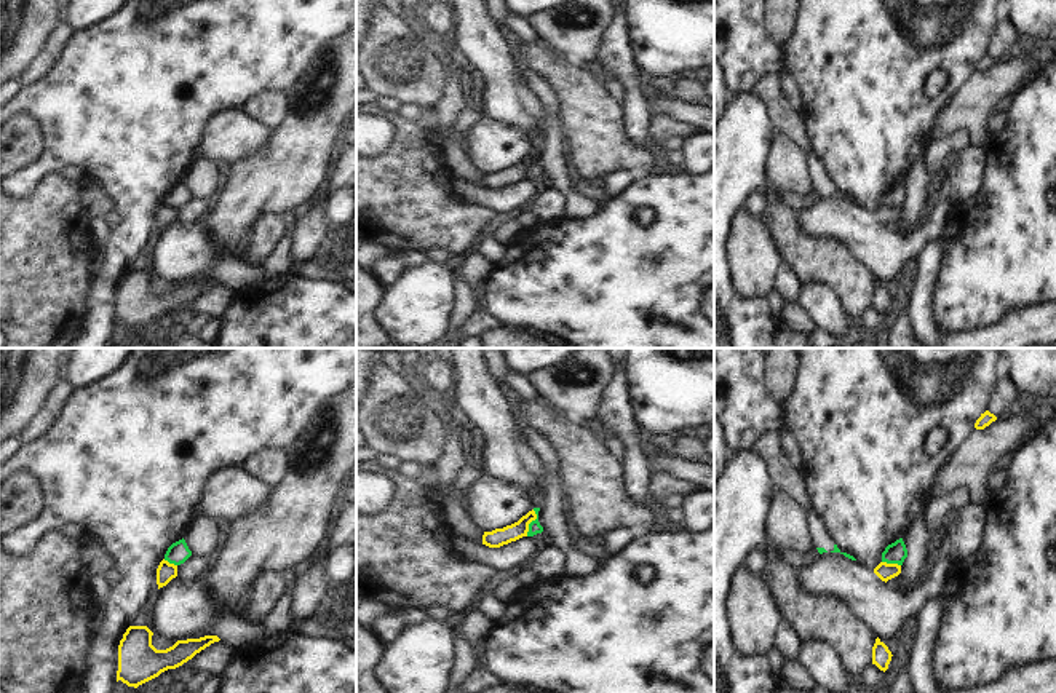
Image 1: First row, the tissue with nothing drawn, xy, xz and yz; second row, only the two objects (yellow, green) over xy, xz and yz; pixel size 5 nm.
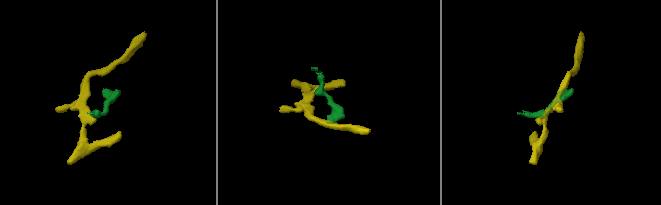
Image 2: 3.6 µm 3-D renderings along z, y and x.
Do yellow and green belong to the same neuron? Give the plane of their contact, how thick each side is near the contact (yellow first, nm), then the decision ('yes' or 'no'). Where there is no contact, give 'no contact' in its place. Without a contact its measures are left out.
contact in xz; calibres 90 and 60 nm; no

